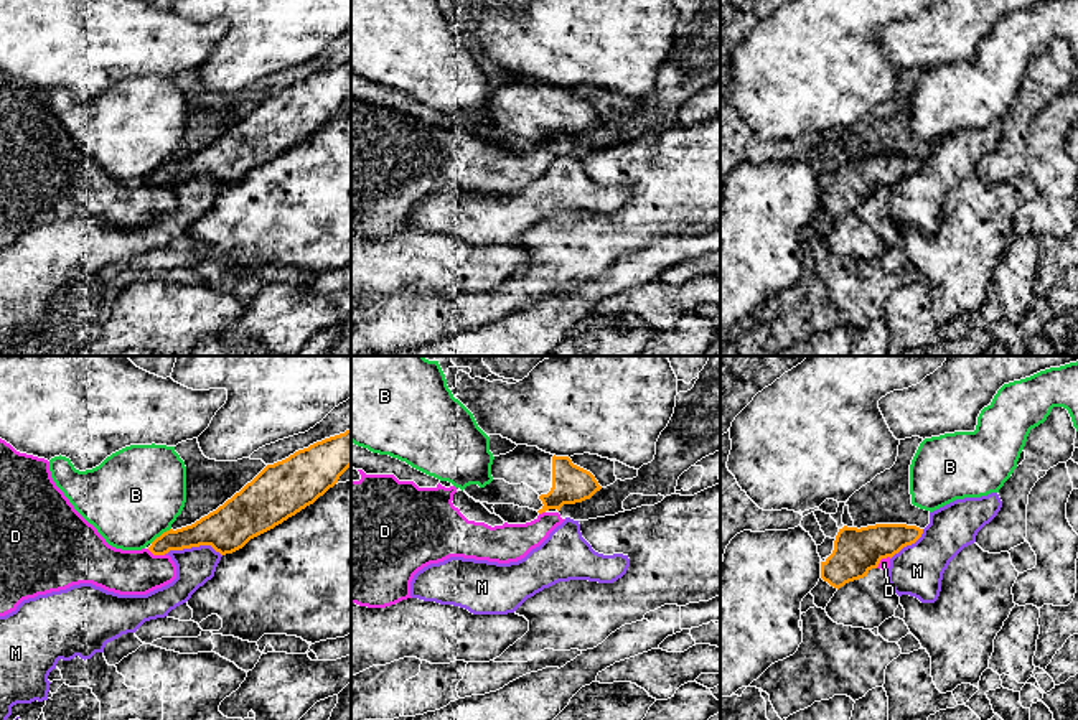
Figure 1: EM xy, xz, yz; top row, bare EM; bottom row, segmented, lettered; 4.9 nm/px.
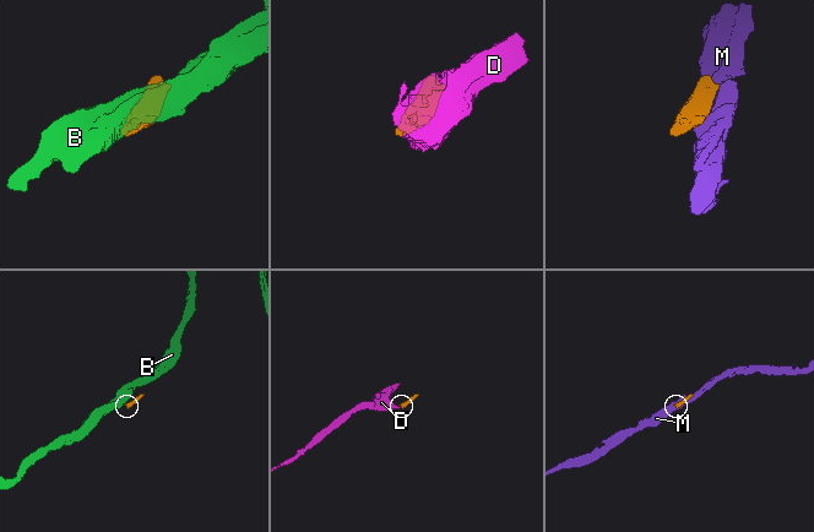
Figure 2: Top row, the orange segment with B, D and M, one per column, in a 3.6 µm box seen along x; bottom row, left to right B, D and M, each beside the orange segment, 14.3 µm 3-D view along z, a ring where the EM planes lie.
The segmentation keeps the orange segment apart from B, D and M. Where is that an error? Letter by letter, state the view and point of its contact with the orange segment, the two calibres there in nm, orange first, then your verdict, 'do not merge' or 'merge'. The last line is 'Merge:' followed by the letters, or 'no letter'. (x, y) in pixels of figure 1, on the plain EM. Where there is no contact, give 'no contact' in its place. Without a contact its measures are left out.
B: meets orange in xy at (162, 165); 160 nm thick on the orange side, 460 nm on the other; do not merge
D: meets orange in xy at (157, 185); 130 nm thick on the orange side, 220 nm on the other; do not merge
M: meets orange in xy at (195, 177); 220 nm thick on the orange side, 180 nm on the other; do not merge
Merge: no letter

